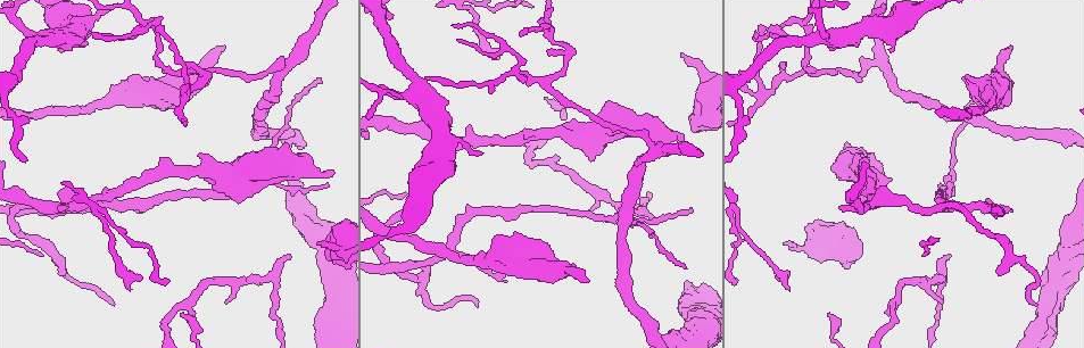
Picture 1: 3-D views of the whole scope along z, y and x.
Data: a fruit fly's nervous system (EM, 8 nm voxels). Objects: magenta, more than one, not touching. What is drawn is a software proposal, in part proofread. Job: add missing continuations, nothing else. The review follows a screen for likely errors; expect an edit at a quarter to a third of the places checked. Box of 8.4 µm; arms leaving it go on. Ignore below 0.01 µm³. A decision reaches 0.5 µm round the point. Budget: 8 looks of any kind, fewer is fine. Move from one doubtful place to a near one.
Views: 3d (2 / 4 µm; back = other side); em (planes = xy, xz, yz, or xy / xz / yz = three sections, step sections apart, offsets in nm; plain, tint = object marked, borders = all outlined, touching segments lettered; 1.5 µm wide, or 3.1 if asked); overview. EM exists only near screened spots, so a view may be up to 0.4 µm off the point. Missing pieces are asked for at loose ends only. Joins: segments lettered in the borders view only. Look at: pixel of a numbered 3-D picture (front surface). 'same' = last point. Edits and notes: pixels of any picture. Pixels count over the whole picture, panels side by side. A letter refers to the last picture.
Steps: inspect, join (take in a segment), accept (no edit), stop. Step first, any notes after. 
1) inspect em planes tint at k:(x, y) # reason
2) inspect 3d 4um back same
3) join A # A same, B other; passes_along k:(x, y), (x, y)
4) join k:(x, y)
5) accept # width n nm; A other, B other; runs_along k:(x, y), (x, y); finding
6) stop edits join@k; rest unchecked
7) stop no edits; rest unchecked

inspect em yz step 8 borders at 1:(688, 210) # free end

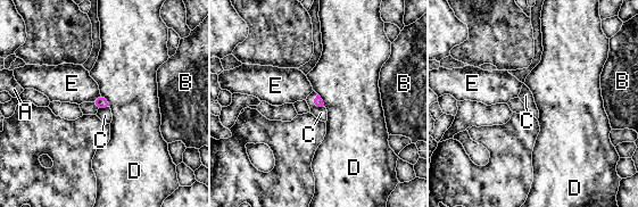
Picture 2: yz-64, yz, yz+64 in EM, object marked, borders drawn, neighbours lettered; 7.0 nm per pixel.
inspect em planes borders same # another direction

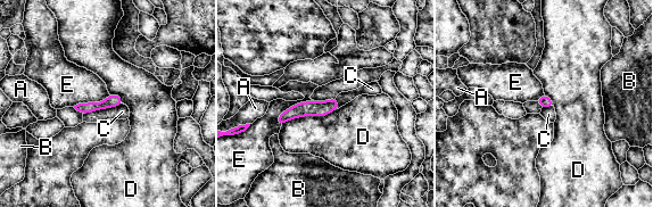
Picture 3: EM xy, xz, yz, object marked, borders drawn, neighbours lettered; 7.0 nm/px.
join C # width 90 nm; A other, B other, C same, D other, E other; passes_along 3:(113, 100), (102, 109), (122, 112); it goes on there

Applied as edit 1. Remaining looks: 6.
inspect 3d 4um at 1:(1010, 45) # an open end

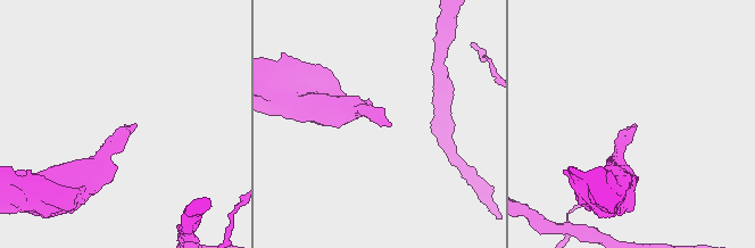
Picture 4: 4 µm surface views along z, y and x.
inspect em yz step 4 borders at 4:(633, 124)

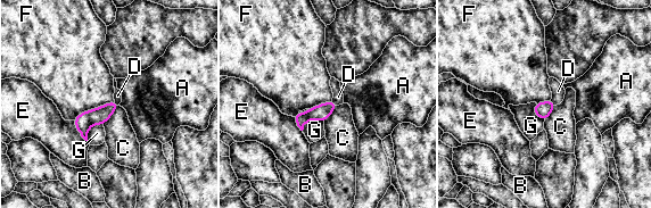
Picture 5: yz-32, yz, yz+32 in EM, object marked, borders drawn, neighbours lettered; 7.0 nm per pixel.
join D # A other, B other, C other, D same, E other, F other, G other; passes_along 5:(98, 116), (116, 102), (117, 96); it goes on there

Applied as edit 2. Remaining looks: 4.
inspect overview # redraw

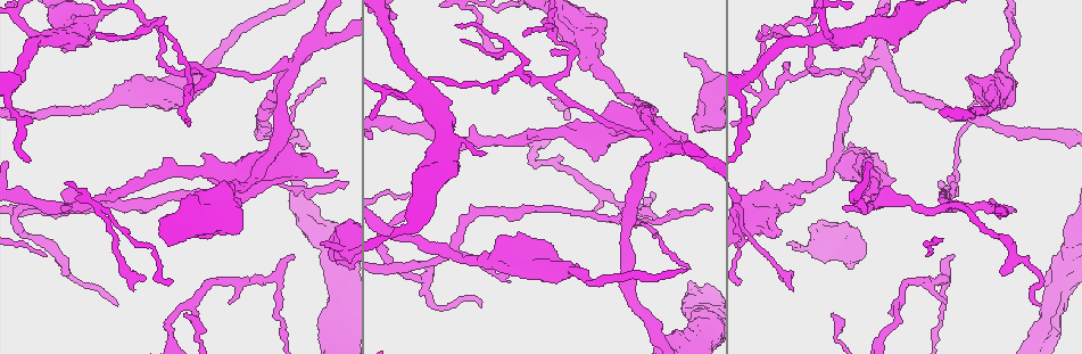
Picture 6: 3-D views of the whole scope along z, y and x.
inspect 3d 4um at 6:(787, 245) # end of a long branch

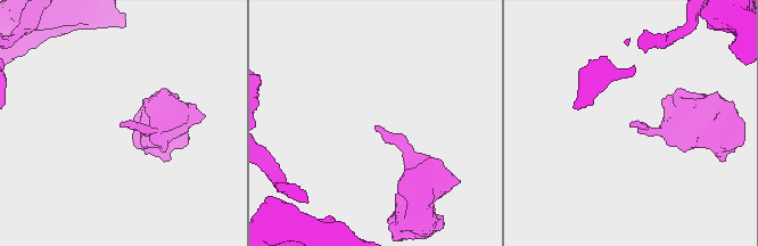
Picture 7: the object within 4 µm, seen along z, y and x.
inspect em planes borders at 7:(374, 127)

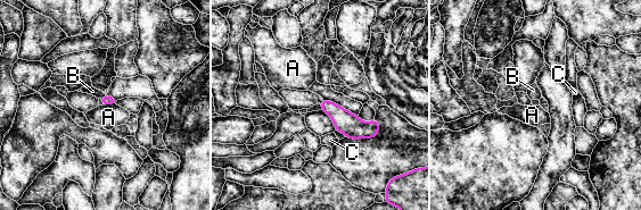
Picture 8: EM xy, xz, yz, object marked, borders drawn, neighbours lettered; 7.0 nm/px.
accept # A other, B other, C other; none of them fits

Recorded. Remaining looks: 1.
stop edits join@3, join@5; rest unchecked

